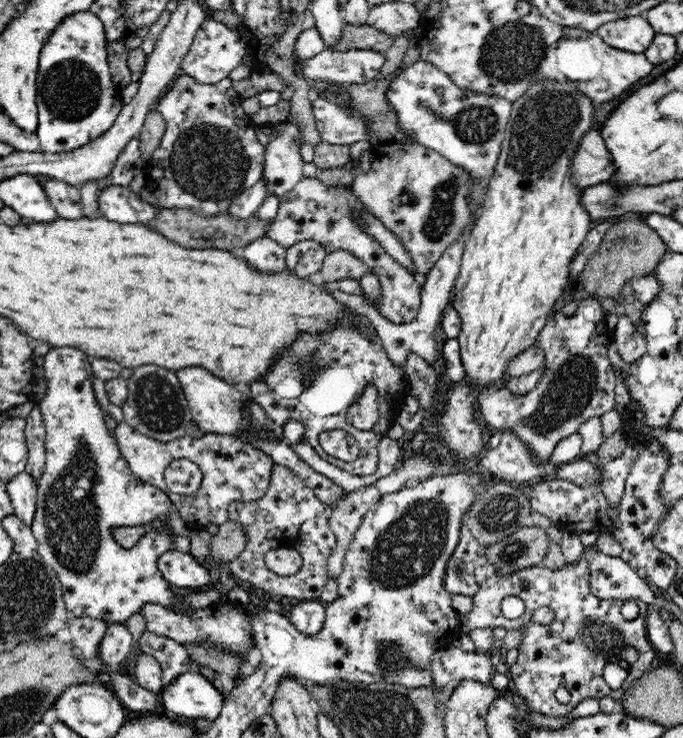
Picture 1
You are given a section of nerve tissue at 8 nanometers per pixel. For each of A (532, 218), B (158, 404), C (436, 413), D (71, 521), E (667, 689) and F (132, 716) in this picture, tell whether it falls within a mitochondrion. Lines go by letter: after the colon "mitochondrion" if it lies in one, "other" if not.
A: other
B: mitochondrion
C: other
D: mitochondrion
E: mitochondrion
F: other

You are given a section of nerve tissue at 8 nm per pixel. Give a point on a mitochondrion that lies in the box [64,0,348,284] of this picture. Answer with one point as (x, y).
(210, 162)

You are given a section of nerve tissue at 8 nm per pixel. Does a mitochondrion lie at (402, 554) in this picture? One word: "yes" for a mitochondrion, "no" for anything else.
yes

